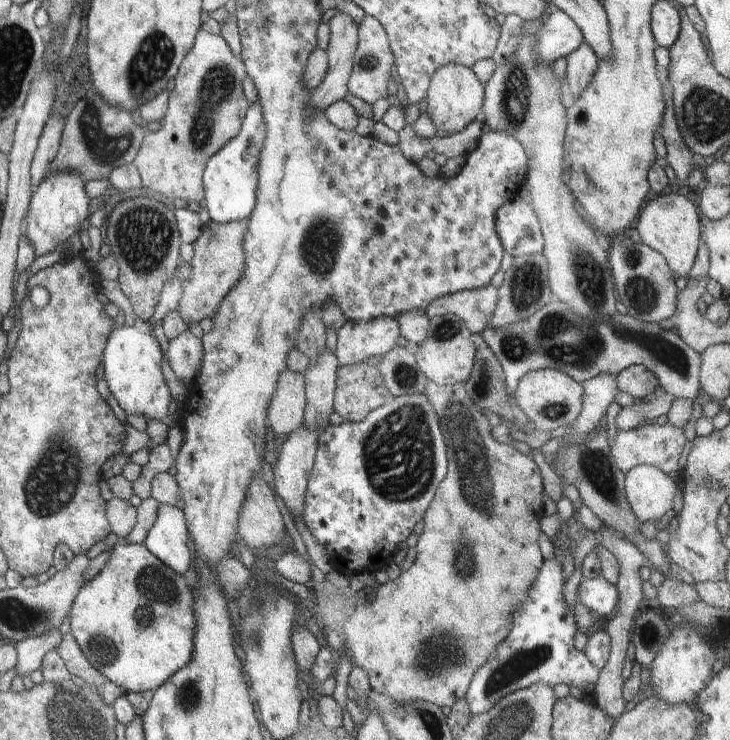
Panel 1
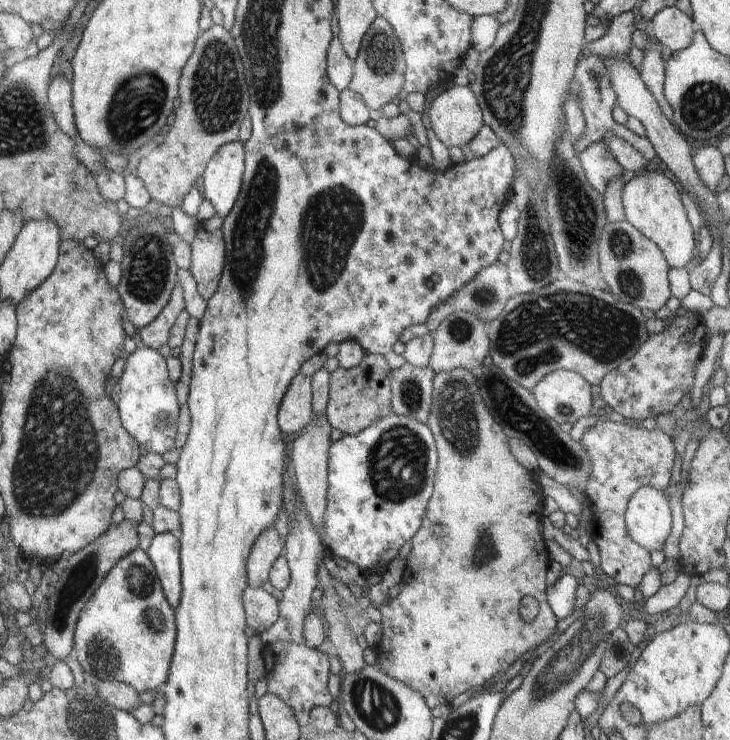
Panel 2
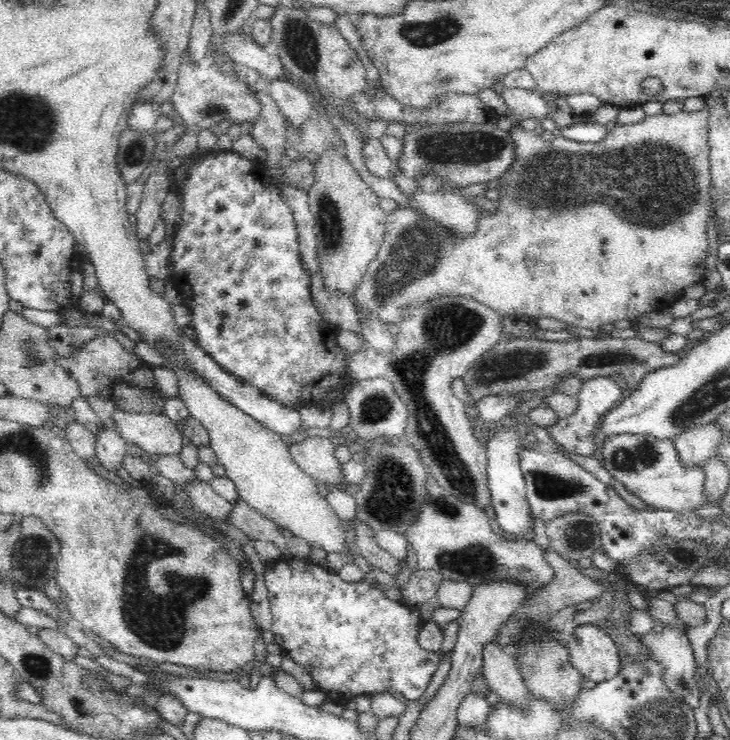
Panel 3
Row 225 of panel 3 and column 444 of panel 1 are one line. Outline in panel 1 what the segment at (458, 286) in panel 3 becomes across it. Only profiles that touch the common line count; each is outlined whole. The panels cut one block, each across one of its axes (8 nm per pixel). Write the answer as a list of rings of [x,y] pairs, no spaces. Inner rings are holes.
[[[427,379],[425,384],[426,396],[432,402],[432,406],[438,412],[438,418],[442,420],[442,432],[444,432],[444,440],[448,444],[448,458],[450,458],[450,468],[446,478],[442,480],[436,496],[432,499],[432,504],[425,512],[424,531],[420,534],[417,542],[418,558],[408,570],[401,570],[397,579],[391,580],[383,585],[377,586],[373,590],[372,597],[367,598],[367,603],[361,606],[351,604],[349,617],[344,624],[344,632],[346,632],[345,645],[348,655],[352,659],[352,664],[356,667],[363,668],[369,676],[371,690],[378,694],[386,694],[390,696],[396,704],[398,702],[414,702],[414,700],[422,700],[438,708],[452,708],[456,704],[456,700],[464,698],[469,689],[472,677],[475,672],[486,664],[488,657],[495,652],[495,648],[500,646],[512,630],[512,612],[520,606],[520,602],[526,598],[530,586],[534,584],[538,570],[544,562],[538,540],[541,530],[541,518],[544,516],[542,506],[543,480],[540,477],[540,469],[534,462],[534,458],[522,454],[517,448],[510,444],[499,443],[490,434],[492,427],[490,423],[482,415],[476,404],[470,400],[468,392],[464,390],[463,383],[453,384],[452,386],[438,386],[432,380]]]

